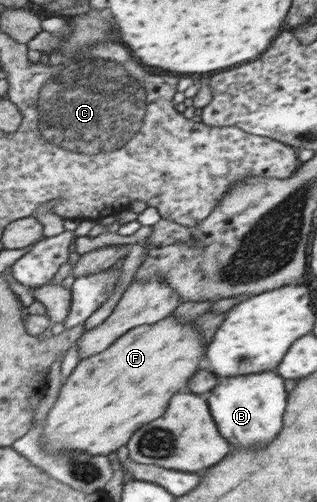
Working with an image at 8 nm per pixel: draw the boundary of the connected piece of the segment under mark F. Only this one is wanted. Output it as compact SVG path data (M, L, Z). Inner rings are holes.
M170 316L157 324L146 324L130 330L108 350L81 360L72 376L61 387L57 400L46 416L46 425L42 431L44 448L52 453L78 451L94 456L116 453L129 444L134 432L164 416L174 394L186 388L190 378L198 372L204 354L204 336L192 321L180 321Z

